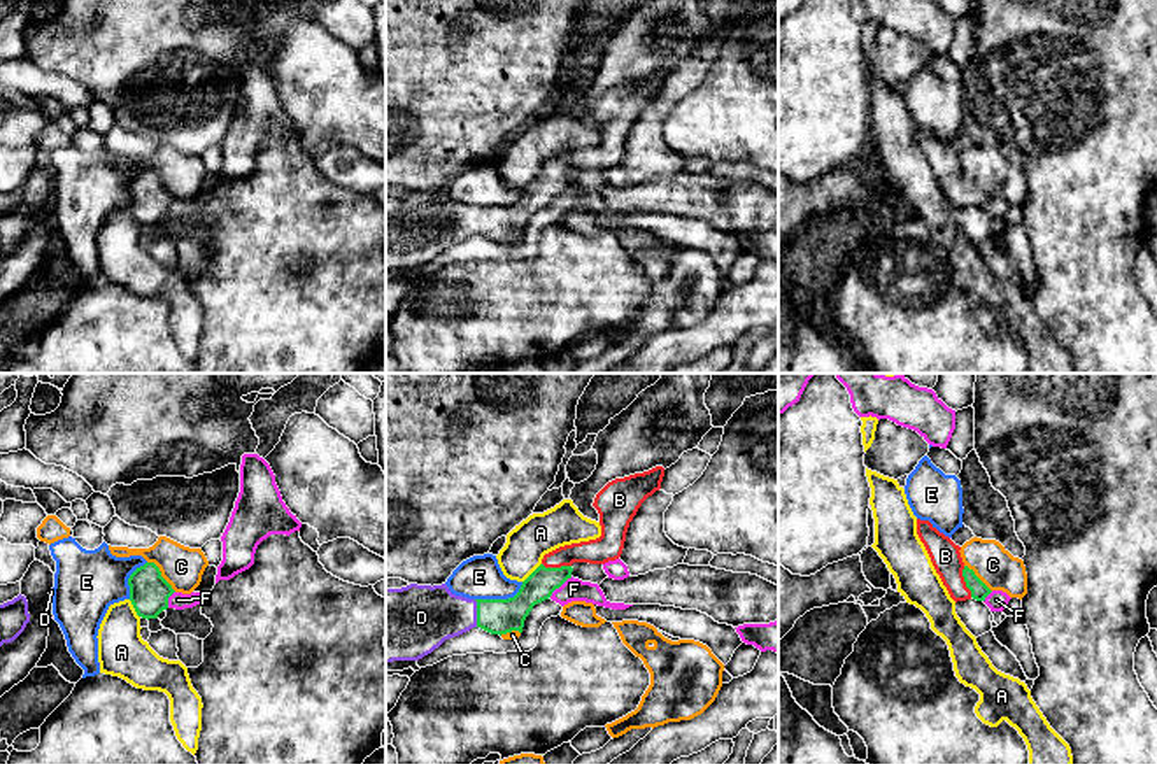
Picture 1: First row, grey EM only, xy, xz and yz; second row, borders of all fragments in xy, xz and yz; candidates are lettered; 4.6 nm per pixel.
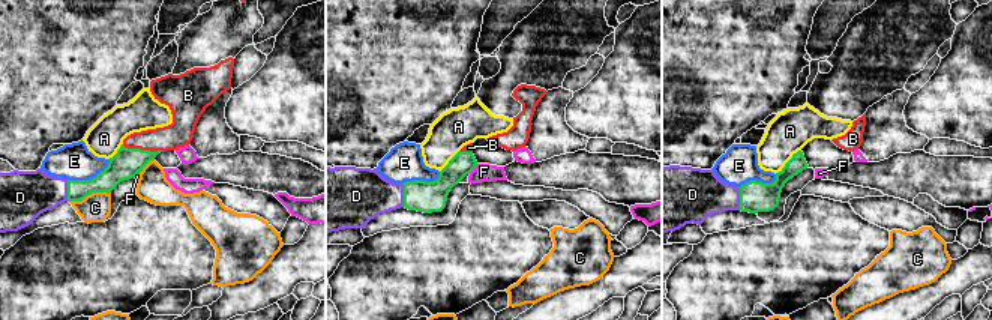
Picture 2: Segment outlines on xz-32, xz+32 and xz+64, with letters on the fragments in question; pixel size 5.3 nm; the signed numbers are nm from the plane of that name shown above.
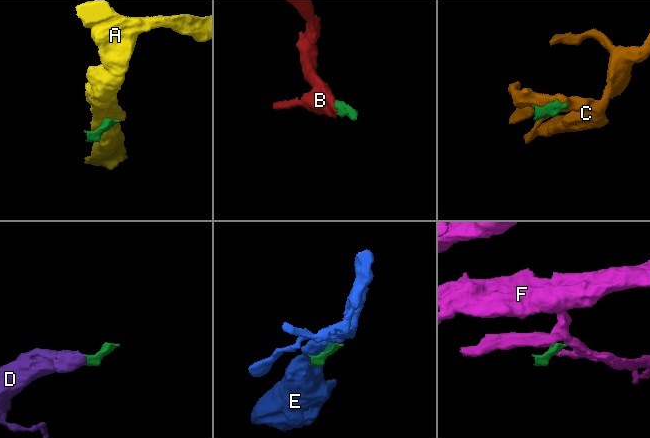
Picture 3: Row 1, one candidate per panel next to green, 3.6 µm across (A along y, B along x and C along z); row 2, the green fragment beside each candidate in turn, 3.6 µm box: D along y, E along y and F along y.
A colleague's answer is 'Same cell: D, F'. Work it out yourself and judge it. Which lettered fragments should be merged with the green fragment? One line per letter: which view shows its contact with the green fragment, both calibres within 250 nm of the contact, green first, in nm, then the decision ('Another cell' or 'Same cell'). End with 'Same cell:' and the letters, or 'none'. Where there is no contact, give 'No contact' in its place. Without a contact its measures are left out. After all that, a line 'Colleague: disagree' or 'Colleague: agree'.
A: Touches green in xz. Thickness 160 nm (green) against 190 nm. Another cell
B: Touches green in yz. Thickness 80 nm (green) against 140 nm. Same cell
C: Touches green in xy. Thickness 180 nm (green) against 190 nm. Another cell
D: Touches green in xz. Thickness 160 nm (green) against 300 nm. Same cell
E: Touches green in xz. Thickness 160 nm (green) against 200 nm. Another cell
F: Touches green in xz. Thickness 140 nm (green) against 110 nm. Another cell
Same cell: B, D
Colleague: disagree

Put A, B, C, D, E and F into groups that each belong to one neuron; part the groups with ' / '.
A / B D / C / E / F

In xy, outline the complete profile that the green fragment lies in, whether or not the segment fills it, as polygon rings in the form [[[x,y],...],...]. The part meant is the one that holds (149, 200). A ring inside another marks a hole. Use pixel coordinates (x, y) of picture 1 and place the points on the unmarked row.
[[[154,170],[137,175],[130,182],[128,193],[137,223],[147,228],[158,226],[168,216],[168,205],[175,200]]]

